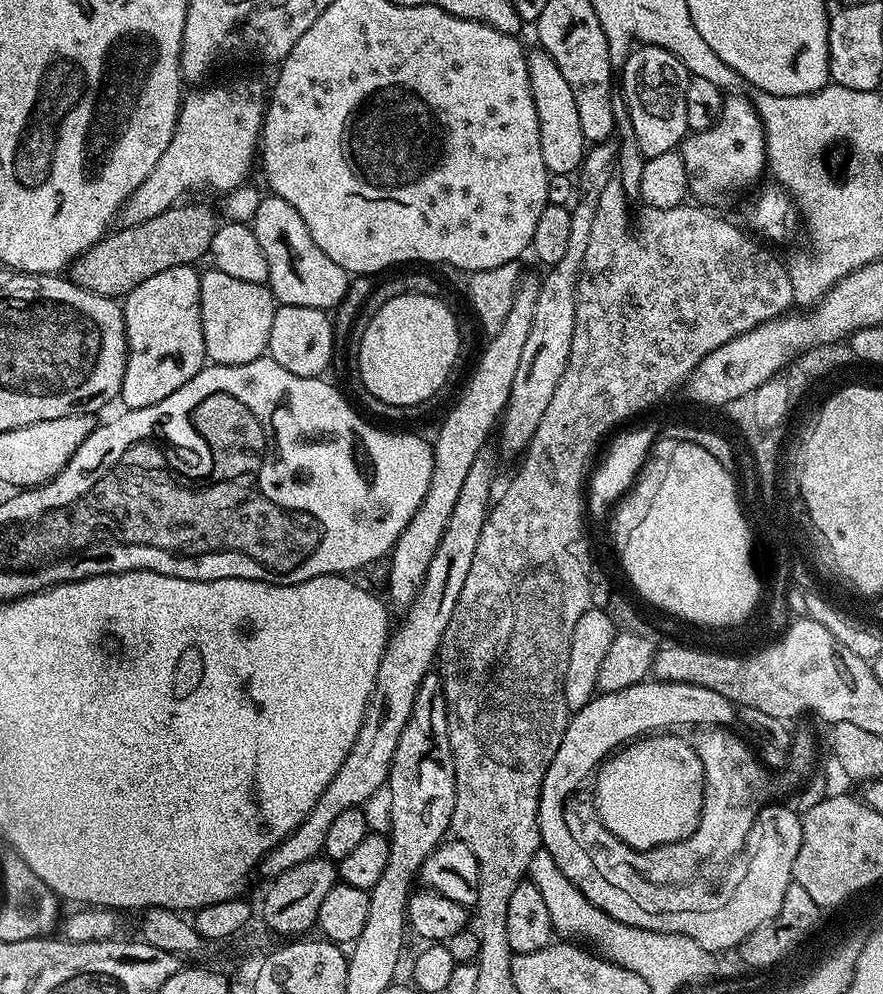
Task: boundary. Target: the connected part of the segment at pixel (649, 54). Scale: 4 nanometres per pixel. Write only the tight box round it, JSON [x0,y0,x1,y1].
[622,44,690,158]

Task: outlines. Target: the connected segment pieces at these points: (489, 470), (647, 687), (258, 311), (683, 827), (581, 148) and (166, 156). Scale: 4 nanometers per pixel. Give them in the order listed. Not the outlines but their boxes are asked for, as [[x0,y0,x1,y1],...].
[[258,446,497,878],[540,678,802,954],[200,266,278,364],[600,740,704,844],[528,50,586,173],[118,80,266,228]]

